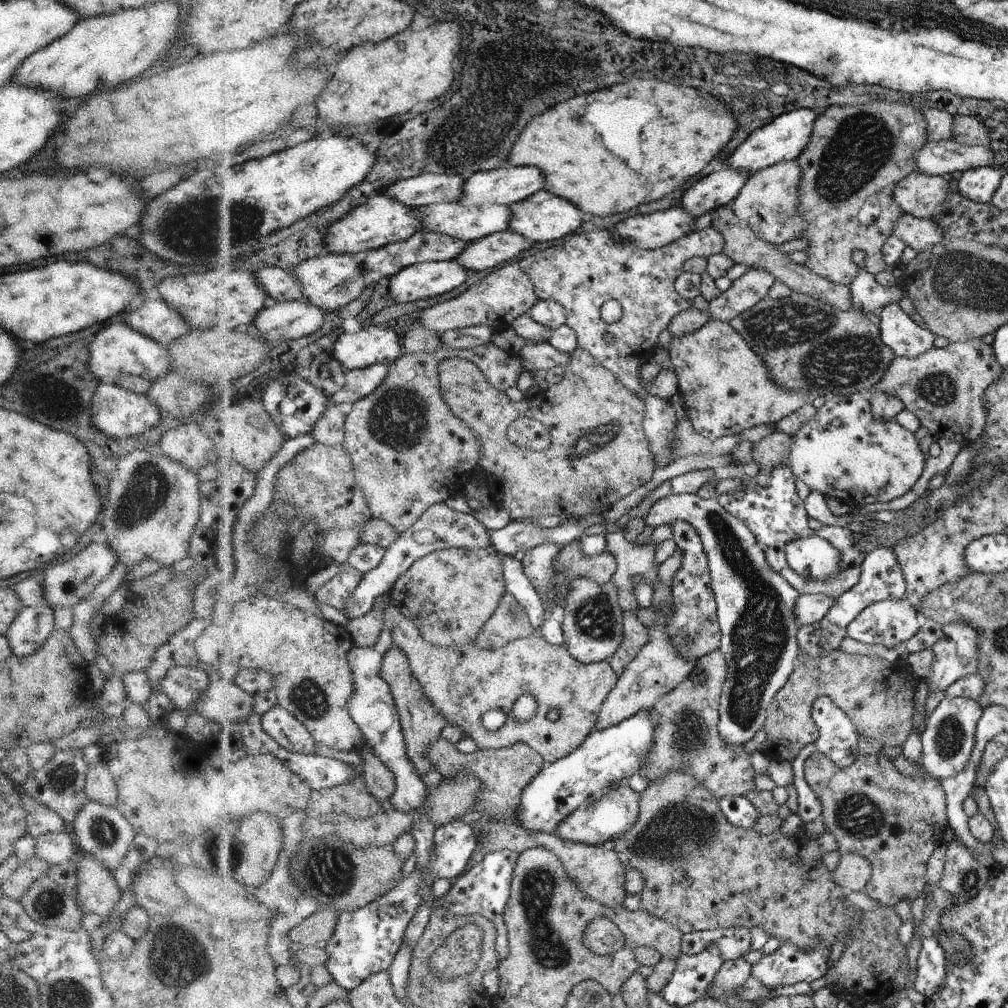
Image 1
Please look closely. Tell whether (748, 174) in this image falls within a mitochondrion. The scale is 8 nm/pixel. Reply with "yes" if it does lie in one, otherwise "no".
no

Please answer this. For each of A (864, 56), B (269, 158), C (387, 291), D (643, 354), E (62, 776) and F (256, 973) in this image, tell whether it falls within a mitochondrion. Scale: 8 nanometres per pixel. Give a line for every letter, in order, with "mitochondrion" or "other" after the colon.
A: other
B: other
C: other
D: other
E: mitochondrion
F: other

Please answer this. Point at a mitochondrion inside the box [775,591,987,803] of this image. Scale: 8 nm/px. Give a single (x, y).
(950, 734)

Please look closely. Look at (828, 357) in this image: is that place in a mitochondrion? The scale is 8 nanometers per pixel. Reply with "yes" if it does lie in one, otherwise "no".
yes

